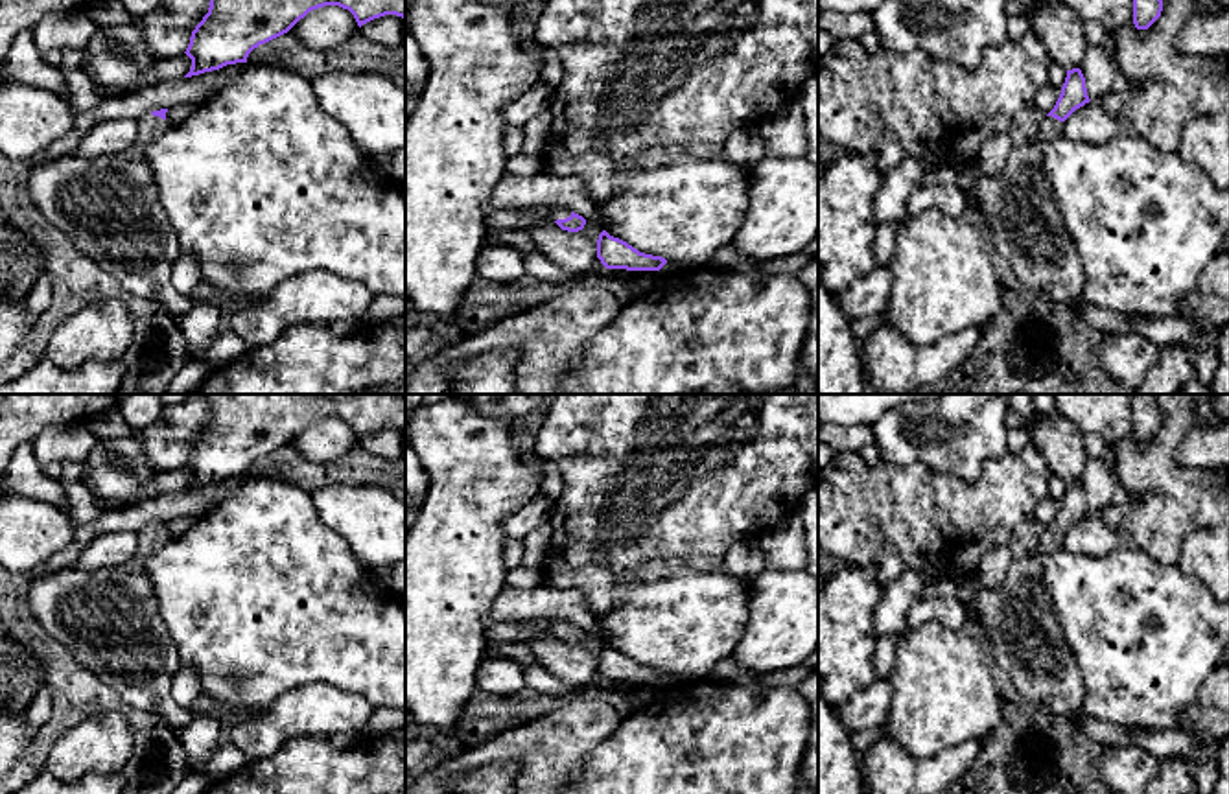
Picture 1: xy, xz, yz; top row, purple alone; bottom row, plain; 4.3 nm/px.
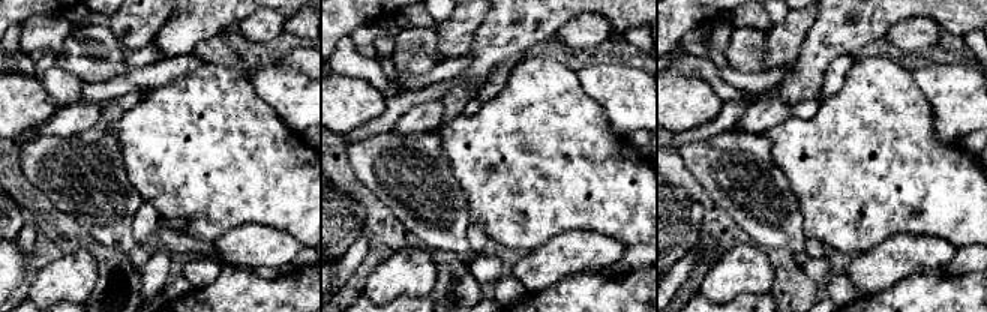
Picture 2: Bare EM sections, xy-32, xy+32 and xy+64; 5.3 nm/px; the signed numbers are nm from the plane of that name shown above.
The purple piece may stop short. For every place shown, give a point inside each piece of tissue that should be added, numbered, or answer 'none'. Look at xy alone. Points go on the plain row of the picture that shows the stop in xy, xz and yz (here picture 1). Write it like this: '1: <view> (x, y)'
1: xy (109, 619)

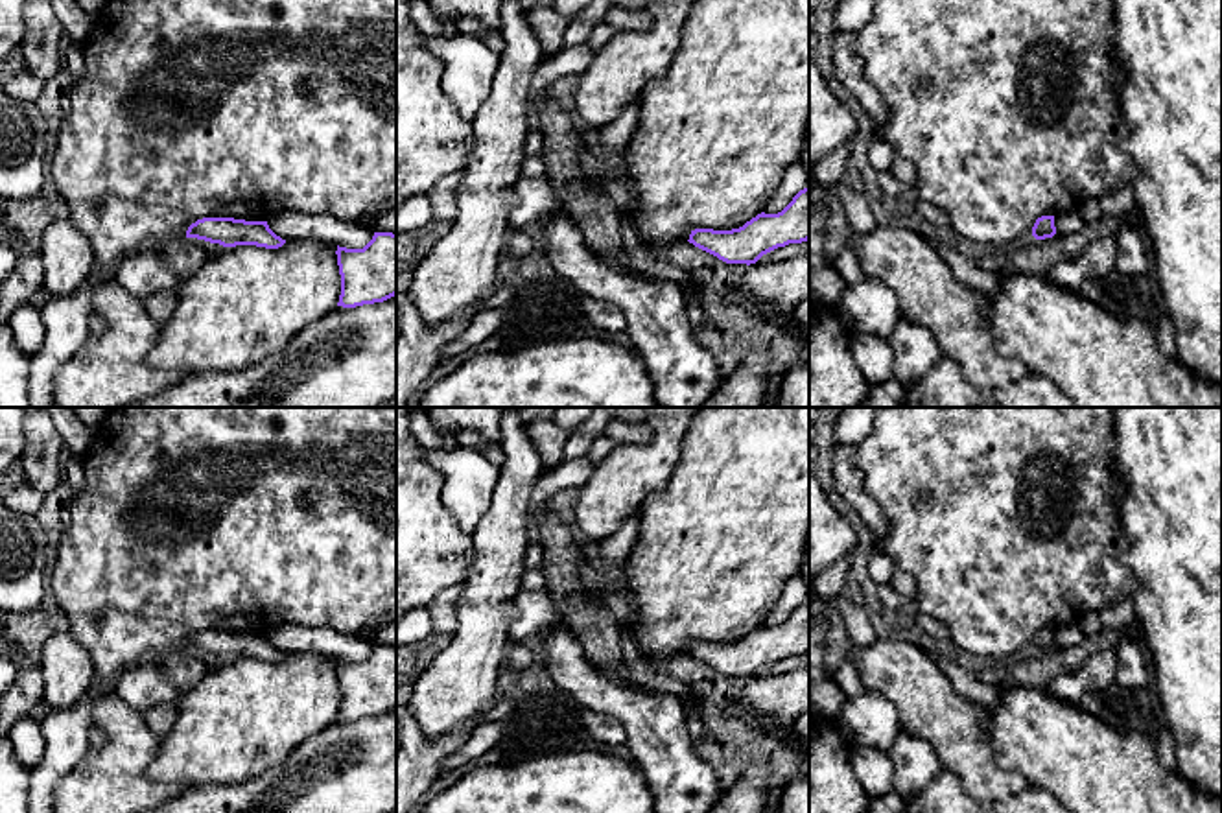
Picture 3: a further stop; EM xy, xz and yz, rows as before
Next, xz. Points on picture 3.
none

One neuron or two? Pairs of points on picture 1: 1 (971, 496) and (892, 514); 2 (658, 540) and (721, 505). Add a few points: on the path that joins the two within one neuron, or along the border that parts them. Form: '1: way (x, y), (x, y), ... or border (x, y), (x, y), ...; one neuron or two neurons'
1: way (951, 514), (912, 514); one neuron
2: way (673, 525), (693, 505), (706, 505); one neuron

